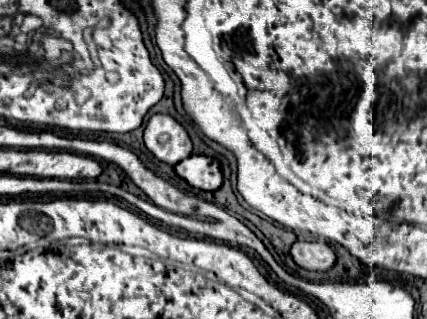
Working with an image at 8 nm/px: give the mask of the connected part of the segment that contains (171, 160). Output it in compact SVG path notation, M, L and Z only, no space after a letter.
M154 114L144 128L146 148L166 164L178 164L192 154L192 140L186 128L170 114Z

